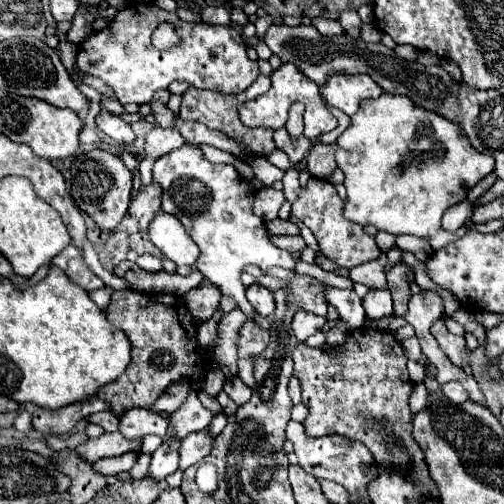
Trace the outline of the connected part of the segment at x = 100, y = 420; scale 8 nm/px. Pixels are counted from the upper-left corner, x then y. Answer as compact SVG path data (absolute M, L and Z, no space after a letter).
M102 411L102 413L92 415L90 421L96 423L96 425L100 425L100 427L104 427L108 433L112 433L112 431L118 431L118 421L120 421L120 419L118 419L118 415L114 415L112 411Z

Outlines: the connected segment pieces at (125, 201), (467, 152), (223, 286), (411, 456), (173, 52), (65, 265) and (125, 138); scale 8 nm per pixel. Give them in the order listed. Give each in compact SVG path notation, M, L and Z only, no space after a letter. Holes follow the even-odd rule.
M92 149L88 153L74 157L70 165L70 173L74 175L72 189L70 189L74 203L82 211L86 211L102 231L114 231L130 207L132 173L124 165L124 161L110 151Z
M382 93L378 99L362 101L358 113L352 115L350 127L336 139L336 145L336 163L346 177L344 215L358 225L374 225L376 229L392 235L422 237L430 243L434 251L466 235L466 227L460 228L457 236L450 235L442 229L440 219L448 207L464 201L468 191L480 179L494 171L494 159L486 153L476 153L468 137L462 133L460 125L454 125L454 121L438 117L438 113L428 113L428 109L414 105L410 97L390 93ZM422 125L426 125L430 133L426 133L426 137L414 137L414 133L418 133ZM434 145L442 145L442 157L430 157L430 161L418 161L418 157L414 157L414 153L422 153L422 149L434 149Z
M184 143L154 163L154 183L162 185L162 211L176 215L186 231L192 235L200 249L196 269L204 273L208 281L220 287L222 295L230 295L238 301L238 307L252 317L254 309L244 297L244 285L240 273L244 265L258 265L262 271L280 265L294 269L300 261L300 251L278 249L270 243L264 221L252 213L254 189L246 179L238 175L234 165L210 163L196 145Z
M368 327L352 331L348 335L348 341L338 347L332 347L328 343L320 347L308 347L304 343L298 343L294 349L294 377L302 383L302 402L309 409L306 421L302 425L310 437L324 437L336 433L354 441L362 441L374 453L380 465L398 465L398 469L402 469L402 465L420 467L420 475L414 475L414 481L422 481L422 485L430 489L430 497L438 501L438 489L426 469L424 453L412 437L414 413L408 407L408 399L414 385L410 383L406 361L408 359L404 355L404 349L392 333Z
M132 3L118 11L106 29L92 33L84 45L80 45L76 63L84 73L112 87L120 103L148 103L158 89L166 89L172 81L186 81L198 89L236 95L250 87L260 75L258 61L248 59L246 45L234 27L184 23L176 11L164 11L154 3ZM160 23L172 23L176 27L180 37L176 47L160 51L152 45L150 37Z
M68 245L64 251L60 251L52 263L66 273L66 277L70 277L70 281L74 281L76 285L80 285L86 291L94 291L94 289L102 289L106 287L104 281L100 277L96 277L84 263L82 251L76 249L74 245Z
M102 109L100 115L96 117L96 125L102 133L106 133L108 137L112 137L114 141L118 141L122 145L132 145L136 141L132 127L128 123L124 123L120 117L108 113L106 109Z

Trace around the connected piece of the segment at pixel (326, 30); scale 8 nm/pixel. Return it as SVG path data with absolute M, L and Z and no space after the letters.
M314 19L314 25L318 27L318 31L326 37L334 37L334 35L344 35L344 27L338 21L326 21L326 19Z

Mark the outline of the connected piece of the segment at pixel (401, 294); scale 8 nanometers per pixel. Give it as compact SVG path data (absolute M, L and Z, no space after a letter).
M404 261L396 263L388 273L386 273L386 279L388 279L388 289L392 293L392 299L394 299L394 315L402 317L408 309L408 301L412 297L410 293L410 283L414 281L414 271L410 265L406 265Z

